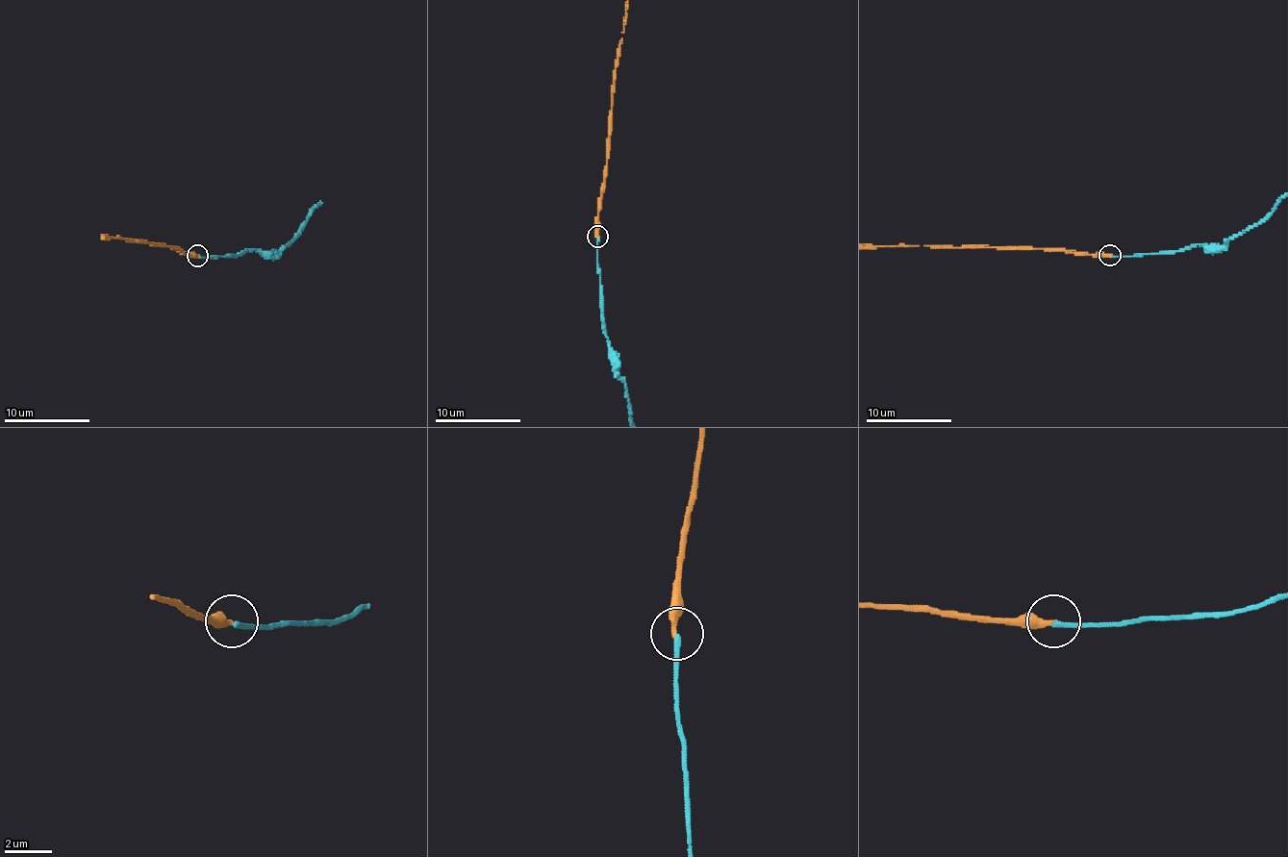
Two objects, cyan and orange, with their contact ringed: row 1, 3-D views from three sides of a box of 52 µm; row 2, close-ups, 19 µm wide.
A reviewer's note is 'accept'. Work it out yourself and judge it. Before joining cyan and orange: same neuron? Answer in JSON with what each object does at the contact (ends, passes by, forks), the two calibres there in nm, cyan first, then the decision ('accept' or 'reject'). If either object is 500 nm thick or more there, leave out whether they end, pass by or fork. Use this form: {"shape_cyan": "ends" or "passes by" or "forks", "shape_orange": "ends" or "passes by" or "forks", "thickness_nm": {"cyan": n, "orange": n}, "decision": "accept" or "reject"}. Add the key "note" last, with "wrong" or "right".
{"shape_cyan": "ends", "shape_orange": "ends", "thickness_nm": {"cyan": 200, "orange": 280}, "decision": "reject", "note": "wrong"}

